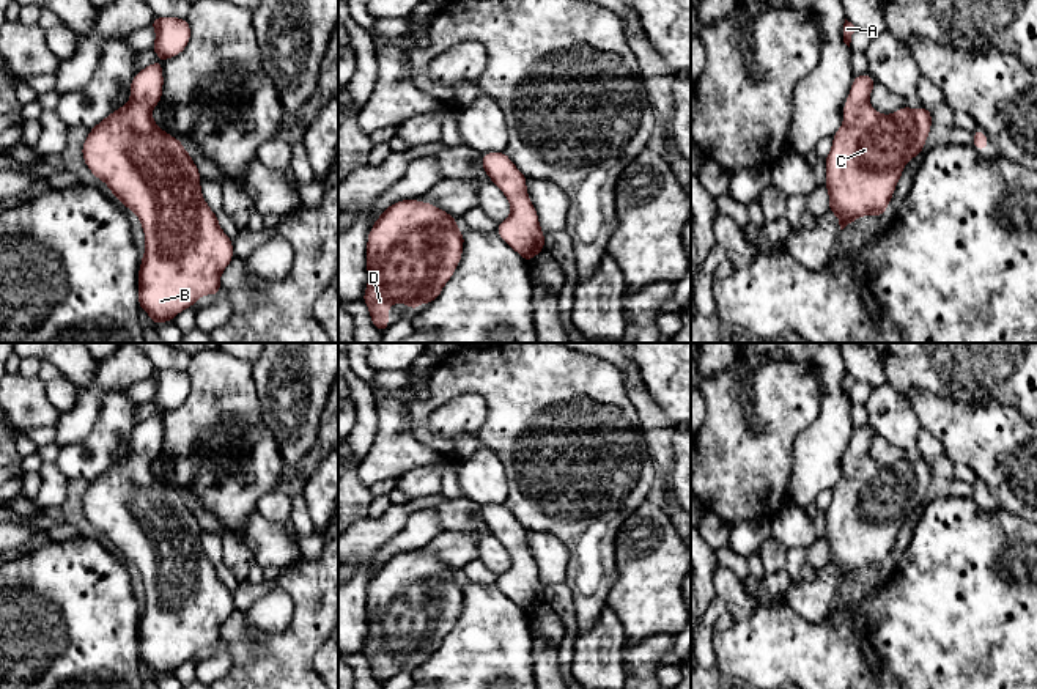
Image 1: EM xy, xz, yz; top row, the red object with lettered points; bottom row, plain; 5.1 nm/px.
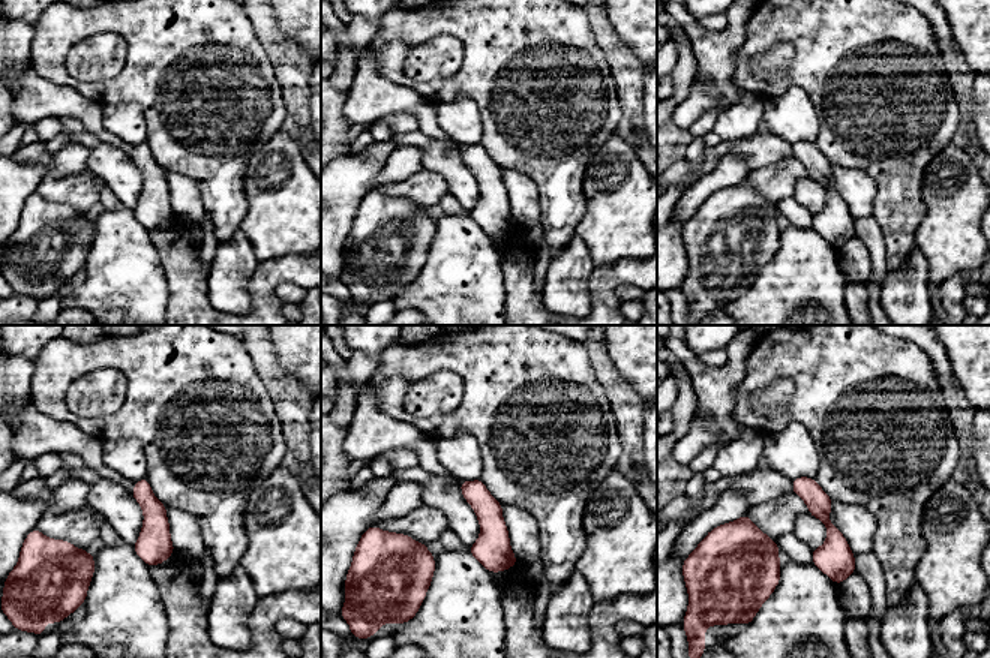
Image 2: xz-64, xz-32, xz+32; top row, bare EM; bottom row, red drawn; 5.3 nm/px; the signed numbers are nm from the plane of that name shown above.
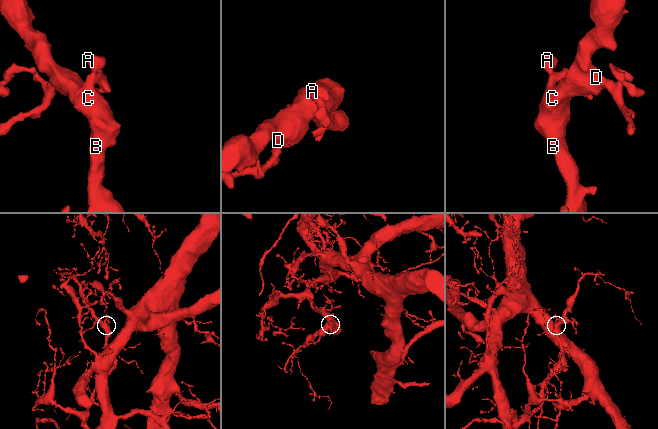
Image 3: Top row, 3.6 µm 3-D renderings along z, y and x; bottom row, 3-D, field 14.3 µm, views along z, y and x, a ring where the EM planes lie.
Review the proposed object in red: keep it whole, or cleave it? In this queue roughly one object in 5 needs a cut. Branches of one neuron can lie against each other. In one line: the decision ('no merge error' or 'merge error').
no merge error

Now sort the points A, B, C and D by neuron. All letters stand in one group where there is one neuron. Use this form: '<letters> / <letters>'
A B C D

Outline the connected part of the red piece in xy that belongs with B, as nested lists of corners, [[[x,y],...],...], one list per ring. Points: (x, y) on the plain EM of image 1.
[[[154,370],[149,378],[156,384],[151,403],[161,414],[134,428],[131,451],[90,481],[82,508],[90,524],[140,571],[145,606],[138,621],[138,659],[157,678],[173,673],[201,648],[219,648],[220,628],[233,612],[233,593],[222,584],[217,566],[205,554],[200,524],[181,492],[153,473],[153,459],[162,451],[161,415],[187,400],[190,378],[179,370]]]

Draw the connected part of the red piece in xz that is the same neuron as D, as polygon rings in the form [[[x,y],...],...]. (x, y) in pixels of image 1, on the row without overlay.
[[[401,552],[390,557],[375,574],[367,595],[368,637],[364,645],[373,678],[382,686],[389,680],[389,659],[392,656],[408,656],[411,664],[417,664],[417,656],[431,656],[442,645],[442,640],[455,626],[461,613],[464,585],[456,580],[456,569],[447,566],[431,555],[419,552]]]

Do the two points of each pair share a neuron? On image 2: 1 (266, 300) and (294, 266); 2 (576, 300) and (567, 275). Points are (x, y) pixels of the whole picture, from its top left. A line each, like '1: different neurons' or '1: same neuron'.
1: same neuron
2: same neuron

